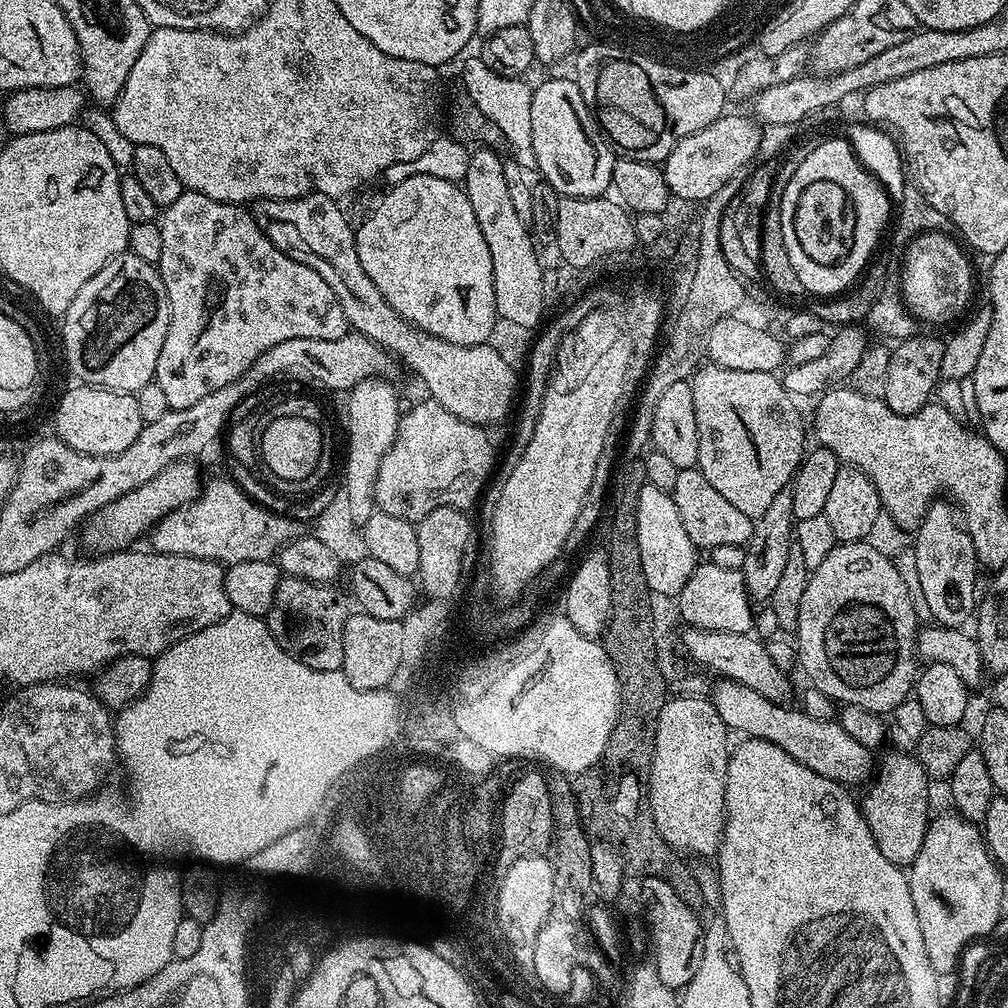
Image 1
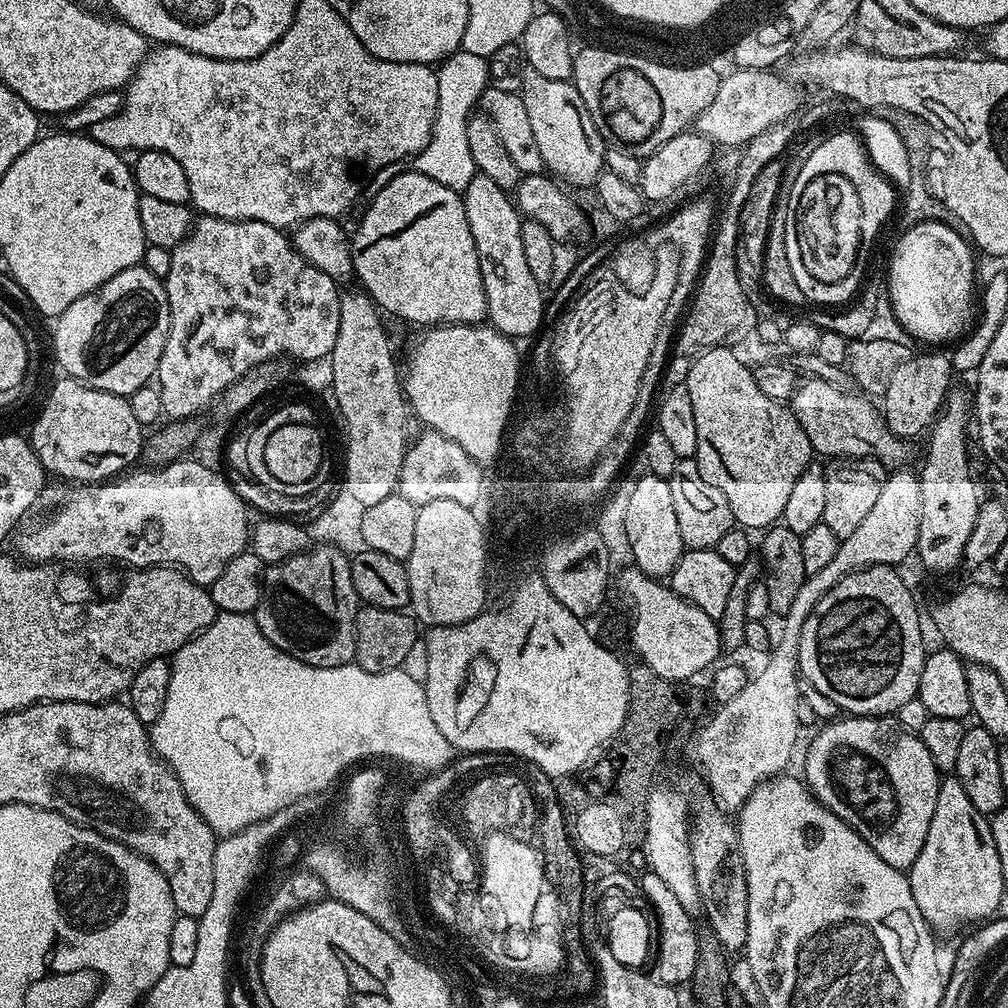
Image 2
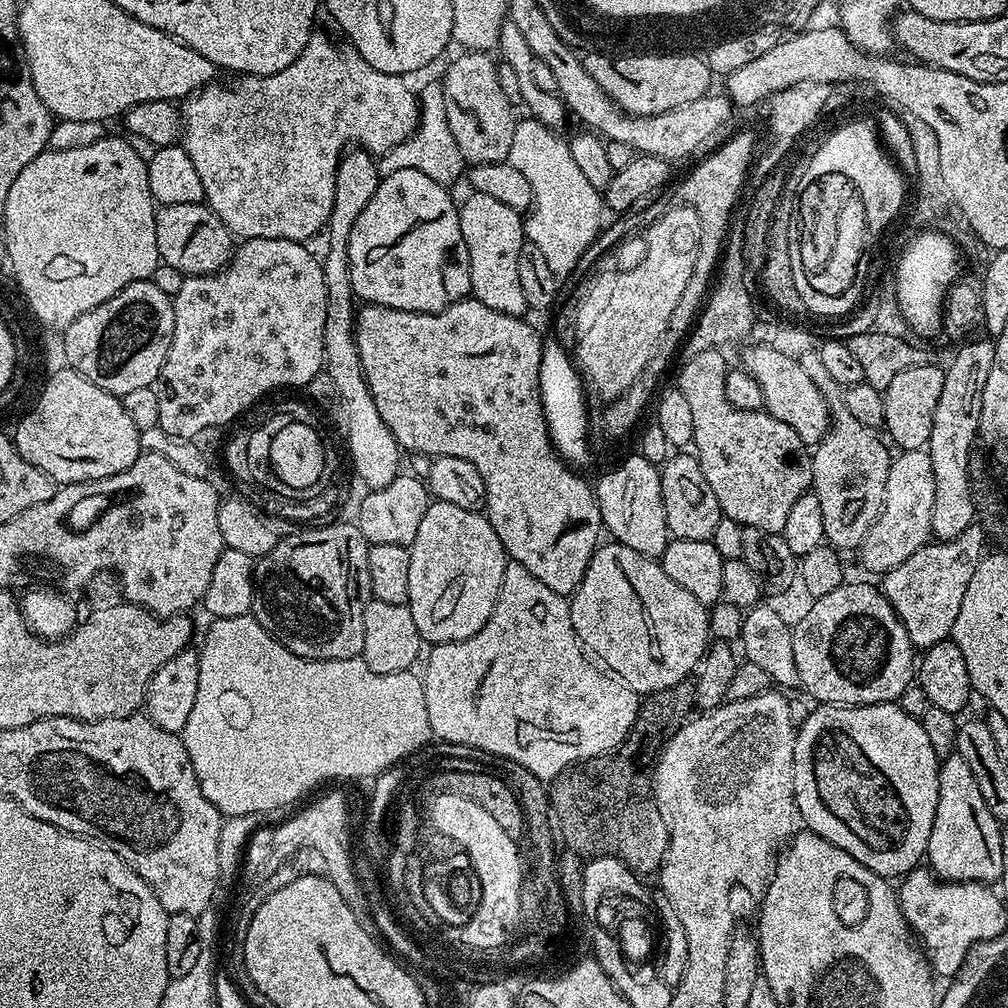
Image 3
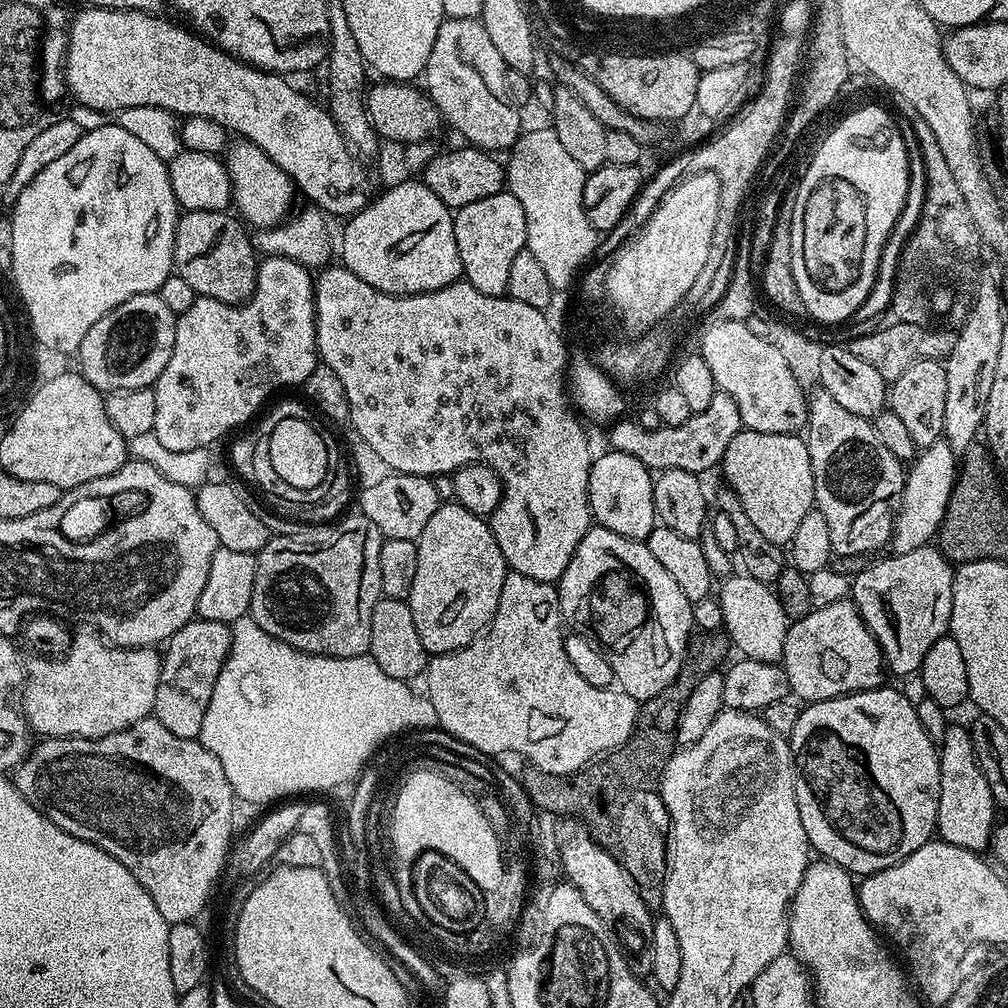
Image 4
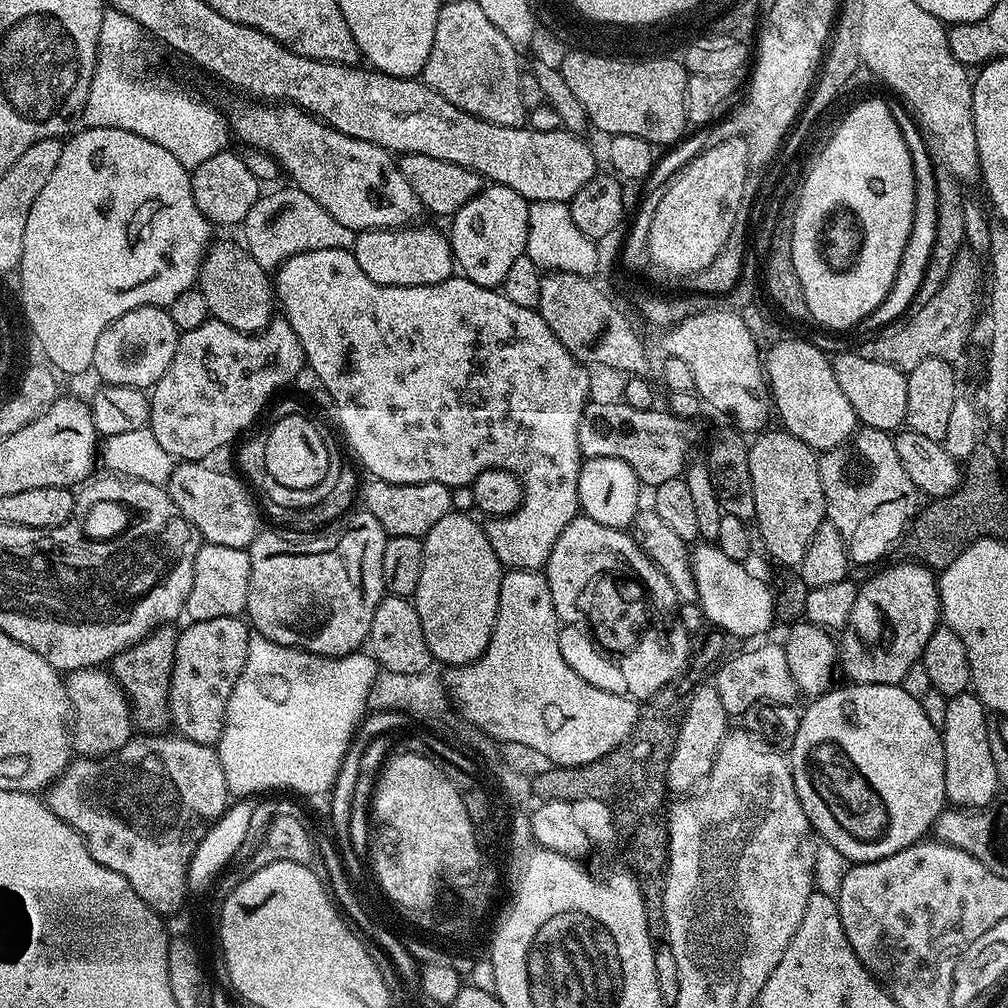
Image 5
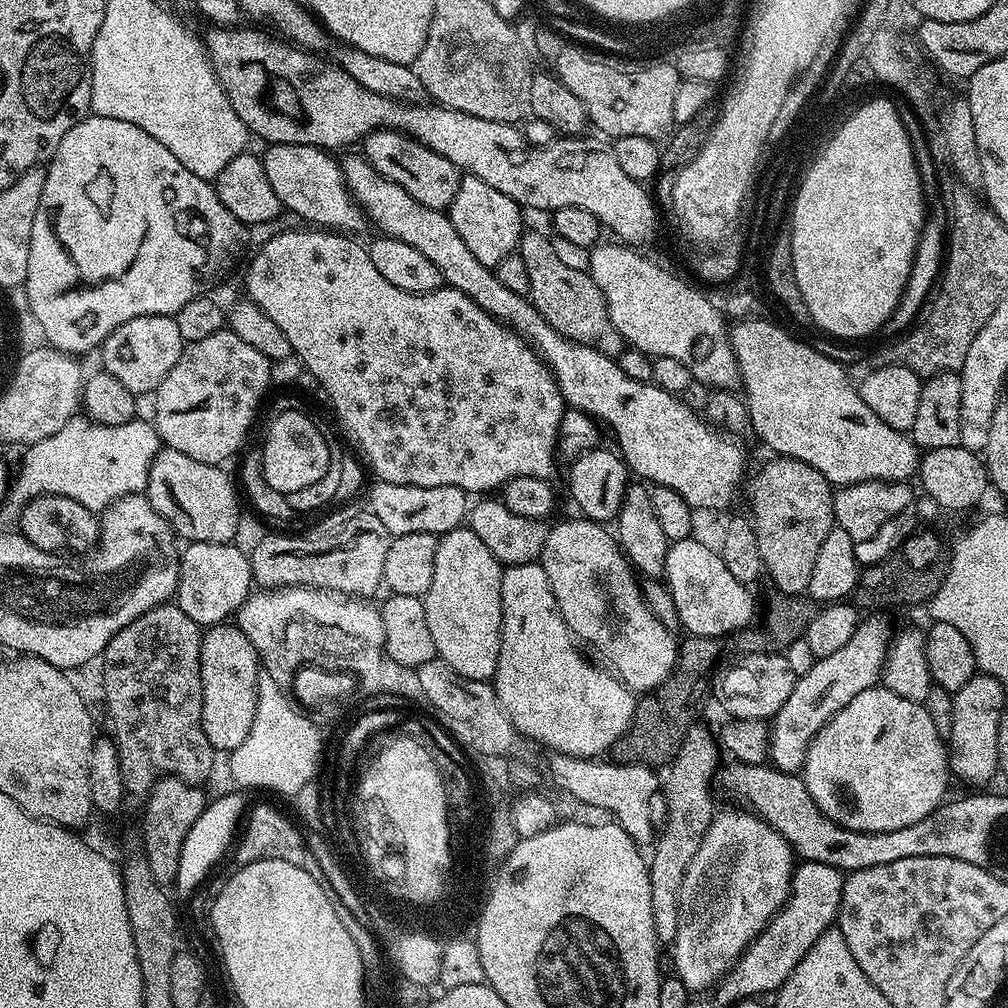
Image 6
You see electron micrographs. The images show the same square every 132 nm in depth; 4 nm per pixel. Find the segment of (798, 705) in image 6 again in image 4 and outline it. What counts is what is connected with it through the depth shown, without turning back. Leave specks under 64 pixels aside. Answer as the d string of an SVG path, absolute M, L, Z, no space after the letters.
M925 546L922 548L919 548L918 550L910 550L910 554L887 554L888 556L881 555L879 558L881 560L876 560L873 562L872 565L869 566L869 568L864 568L861 570L860 573L857 574L856 580L855 576L854 579L851 581L850 584L850 599L853 604L856 605L856 609L860 611L860 617L863 618L863 620L866 622L866 626L872 633L874 634L874 638L878 642L878 646L882 650L882 654L884 655L884 662L887 668L887 671L889 673L892 672L896 676L900 676L899 678L907 678L913 674L919 673L920 667L922 666L922 658L926 658L926 650L930 650L930 646L934 646L934 642L938 642L938 638L942 638L947 632L948 632L948 623L950 622L950 610L954 606L954 578L956 577L956 573L954 571L954 564L953 561L947 560L946 557L944 556L944 553L940 551L939 547L936 546Z

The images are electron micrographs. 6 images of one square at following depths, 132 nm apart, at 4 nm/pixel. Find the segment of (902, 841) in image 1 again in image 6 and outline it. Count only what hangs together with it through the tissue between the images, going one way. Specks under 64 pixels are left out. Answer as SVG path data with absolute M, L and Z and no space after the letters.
M877 686L862 690L818 730L804 755L802 779L810 798L818 802L818 810L844 828L855 832L902 830L902 826L910 826L940 807L950 781L949 755L946 741L934 730L921 701L902 698L889 688Z

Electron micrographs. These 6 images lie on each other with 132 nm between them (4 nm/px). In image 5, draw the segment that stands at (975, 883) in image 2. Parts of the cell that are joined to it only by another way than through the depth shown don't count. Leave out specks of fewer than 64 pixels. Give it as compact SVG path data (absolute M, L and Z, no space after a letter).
M971 691L948 697L944 738L947 803L961 810L985 808L1001 791L998 770L994 770L994 754L990 754L990 738L986 735L989 713Z

